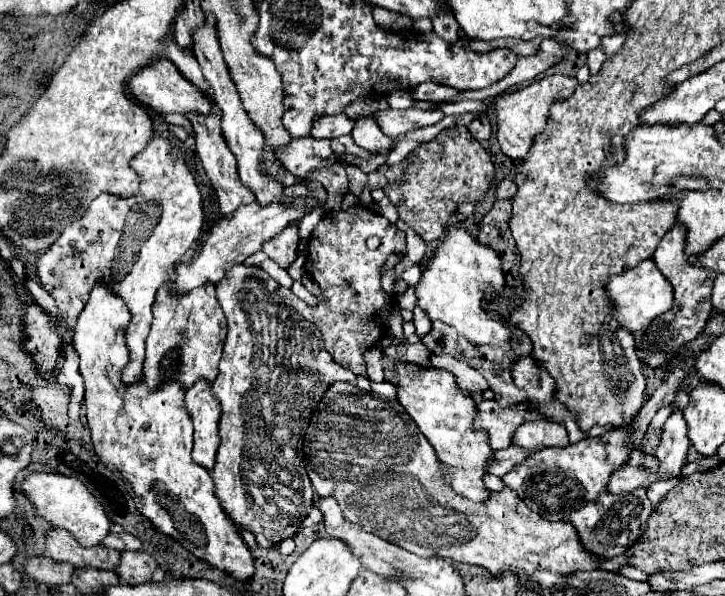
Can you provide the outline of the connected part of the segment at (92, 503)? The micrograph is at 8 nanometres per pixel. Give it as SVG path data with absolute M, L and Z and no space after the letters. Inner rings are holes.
M37 472L37 474L29 474L21 482L21 492L33 502L33 506L41 518L51 522L53 526L59 526L59 528L71 532L71 536L81 546L97 546L97 544L101 544L105 534L109 534L111 520L107 518L101 502L81 482L77 482L77 478L69 478L63 474Z

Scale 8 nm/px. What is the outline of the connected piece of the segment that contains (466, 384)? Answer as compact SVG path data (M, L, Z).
M431 354L429 366L431 368L443 368L443 370L451 372L455 376L457 386L463 392L467 392L467 394L483 394L489 388L487 380L475 368L467 366L465 362L455 360L453 356L437 356L437 354Z

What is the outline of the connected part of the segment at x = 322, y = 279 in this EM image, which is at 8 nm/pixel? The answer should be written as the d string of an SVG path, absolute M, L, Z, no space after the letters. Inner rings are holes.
M355 204L349 210L325 212L321 222L315 226L309 238L309 254L305 270L317 282L319 290L325 294L325 302L319 302L317 308L307 306L303 300L295 298L289 288L279 288L279 296L287 306L293 306L305 320L313 322L325 342L325 350L331 358L349 368L353 374L365 376L363 354L381 340L381 334L387 330L387 318L391 314L393 296L387 296L381 290L381 264L389 254L405 250L405 232L391 224L385 216L371 212L369 208ZM379 236L381 246L375 250L367 248L367 238Z

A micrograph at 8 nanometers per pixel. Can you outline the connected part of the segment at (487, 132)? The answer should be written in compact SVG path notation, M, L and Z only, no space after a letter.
M481 116L481 118L475 118L471 124L469 124L469 132L475 140L479 142L485 142L489 136L491 136L491 124L487 120L487 116Z

